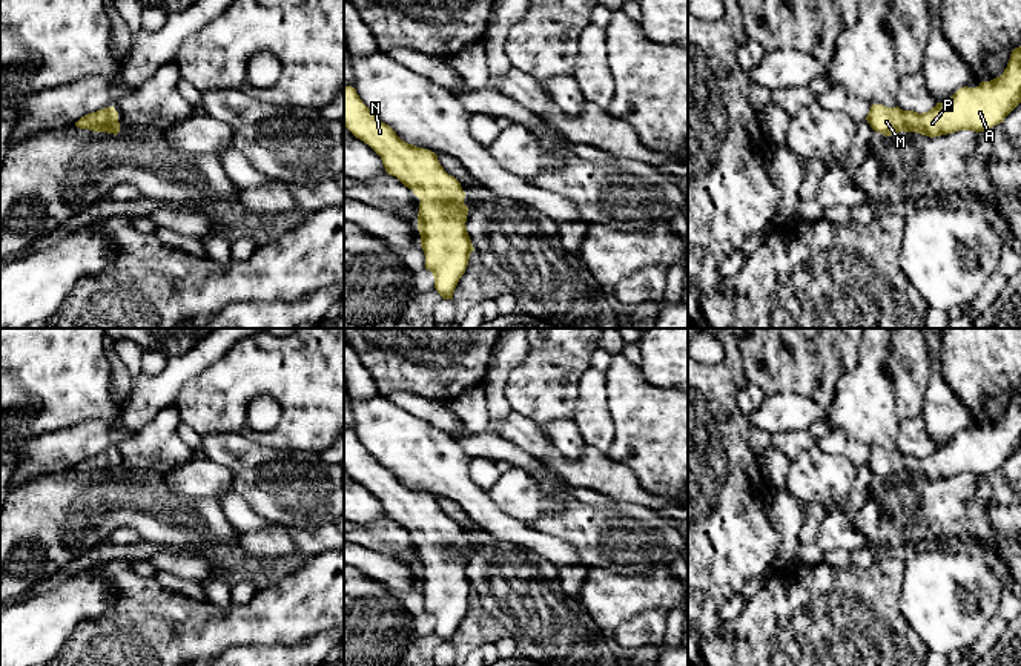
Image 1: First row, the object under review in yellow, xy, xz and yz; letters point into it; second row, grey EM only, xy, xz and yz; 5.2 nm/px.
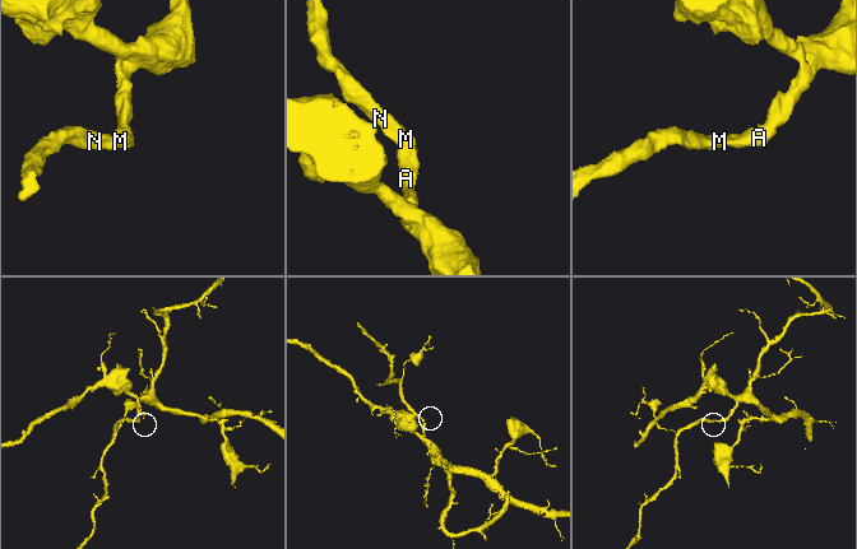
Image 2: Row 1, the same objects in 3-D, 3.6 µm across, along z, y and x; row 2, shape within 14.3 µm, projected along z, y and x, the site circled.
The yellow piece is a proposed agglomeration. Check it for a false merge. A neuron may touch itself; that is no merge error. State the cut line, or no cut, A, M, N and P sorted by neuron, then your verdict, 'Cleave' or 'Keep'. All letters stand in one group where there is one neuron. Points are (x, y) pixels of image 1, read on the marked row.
No split. Groups: A M N P. Keep

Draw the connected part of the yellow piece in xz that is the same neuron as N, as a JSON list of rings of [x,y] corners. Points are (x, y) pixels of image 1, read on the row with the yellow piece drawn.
[[[344,86],[344,126],[381,157],[388,175],[396,176],[421,199],[418,230],[425,269],[433,273],[435,288],[442,299],[453,299],[454,288],[468,265],[470,253],[474,250],[465,226],[468,207],[464,204],[465,192],[461,183],[444,170],[435,152],[402,141],[362,103],[352,86]]]

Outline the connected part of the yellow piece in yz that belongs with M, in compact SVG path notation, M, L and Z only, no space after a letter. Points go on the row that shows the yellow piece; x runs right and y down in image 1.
M1021 46L1013 49L1004 72L981 81L976 87L961 87L949 100L918 114L883 104L872 104L866 117L875 132L884 137L917 132L940 137L958 130L984 132L1000 123L1021 103Z

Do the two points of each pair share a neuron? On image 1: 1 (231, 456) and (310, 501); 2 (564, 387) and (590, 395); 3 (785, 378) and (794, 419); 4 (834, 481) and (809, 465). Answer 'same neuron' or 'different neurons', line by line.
1: same neuron
2: different neurons
3: different neurons
4: same neuron

